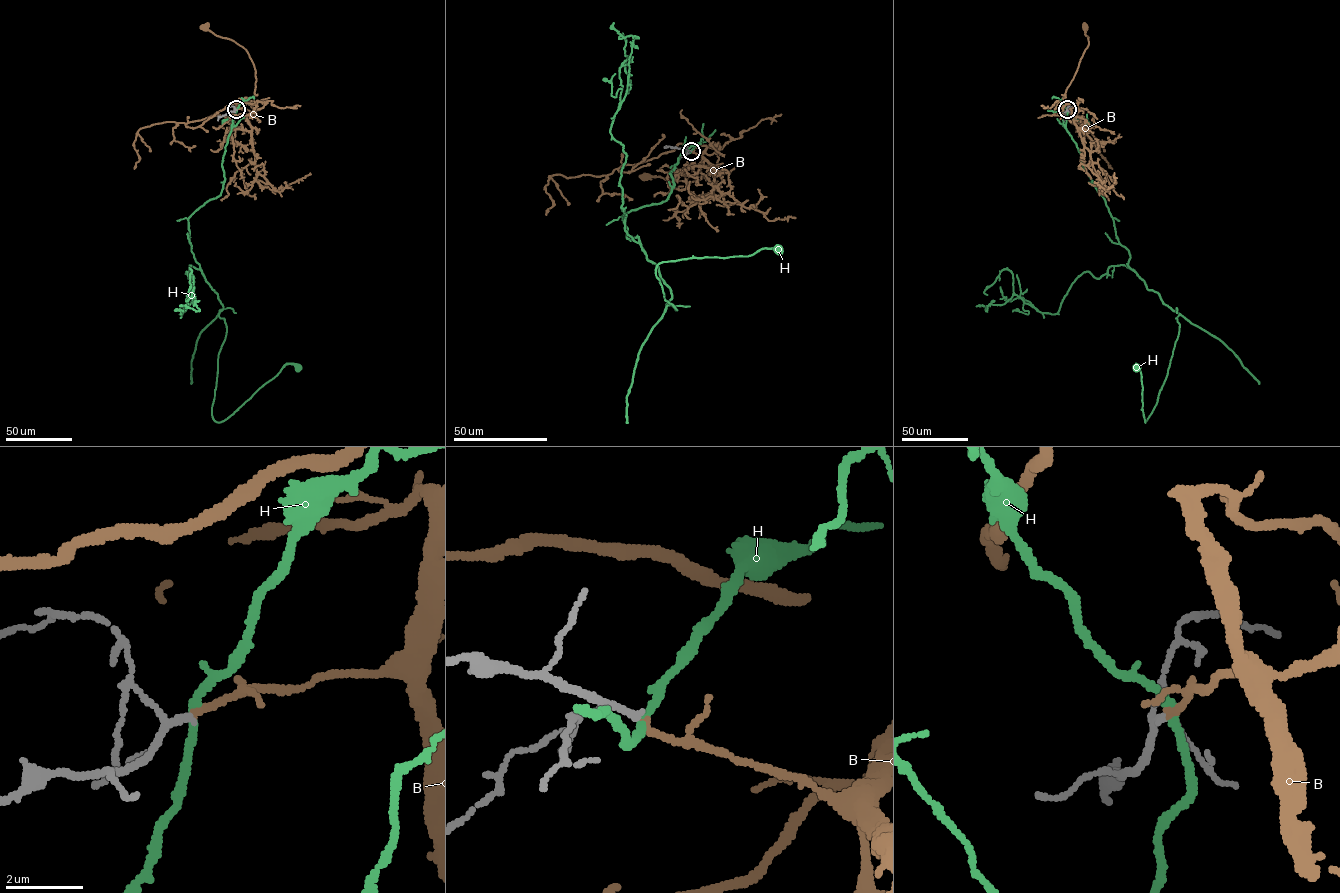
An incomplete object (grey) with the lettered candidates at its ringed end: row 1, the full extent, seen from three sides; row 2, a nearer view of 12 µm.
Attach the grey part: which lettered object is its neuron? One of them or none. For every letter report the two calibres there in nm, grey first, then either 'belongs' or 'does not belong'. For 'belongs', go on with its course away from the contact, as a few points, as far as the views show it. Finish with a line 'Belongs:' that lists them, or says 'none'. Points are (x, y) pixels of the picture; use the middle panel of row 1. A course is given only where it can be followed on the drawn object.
B: 150 nm thick on the grey side, 180 nm on the other; belongs; it runs (690, 151), (701, 155), (707, 147), (716, 148), (717, 165), (700, 179), (692, 182), (644, 176)
H: 150 nm thick on the grey side, 200 nm on the other; does not belong
Belongs: B

